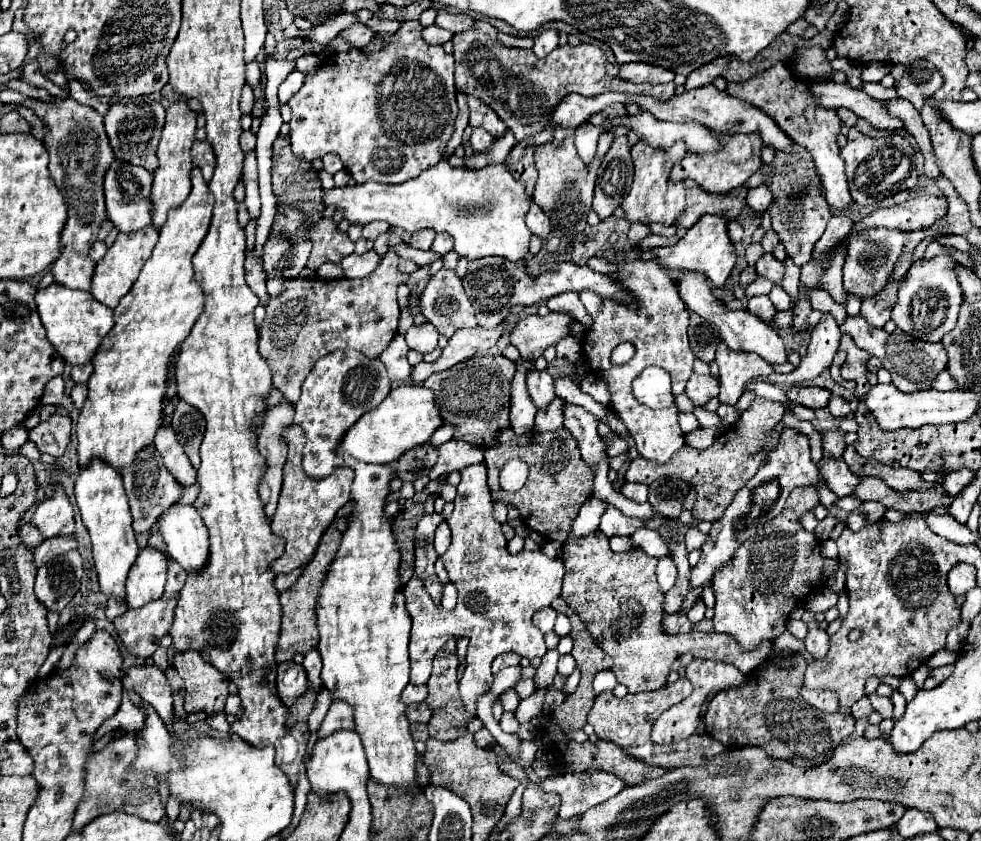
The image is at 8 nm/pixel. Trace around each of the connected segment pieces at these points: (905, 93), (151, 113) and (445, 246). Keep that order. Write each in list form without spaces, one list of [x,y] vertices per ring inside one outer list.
[[[915,60],[907,68],[907,74],[901,78],[899,86],[895,88],[899,98],[909,100],[915,106],[915,110],[921,110],[925,98],[933,96],[941,86],[943,86],[943,76],[933,64],[927,60]]]
[[[143,102],[143,104],[111,104],[105,116],[105,130],[111,140],[113,152],[119,160],[137,164],[149,172],[157,170],[157,144],[161,138],[161,130],[165,124],[165,108],[161,102]]]
[[[443,232],[443,234],[437,234],[437,238],[433,240],[431,250],[437,252],[437,254],[447,254],[447,252],[451,252],[451,236],[445,234],[445,232]]]

